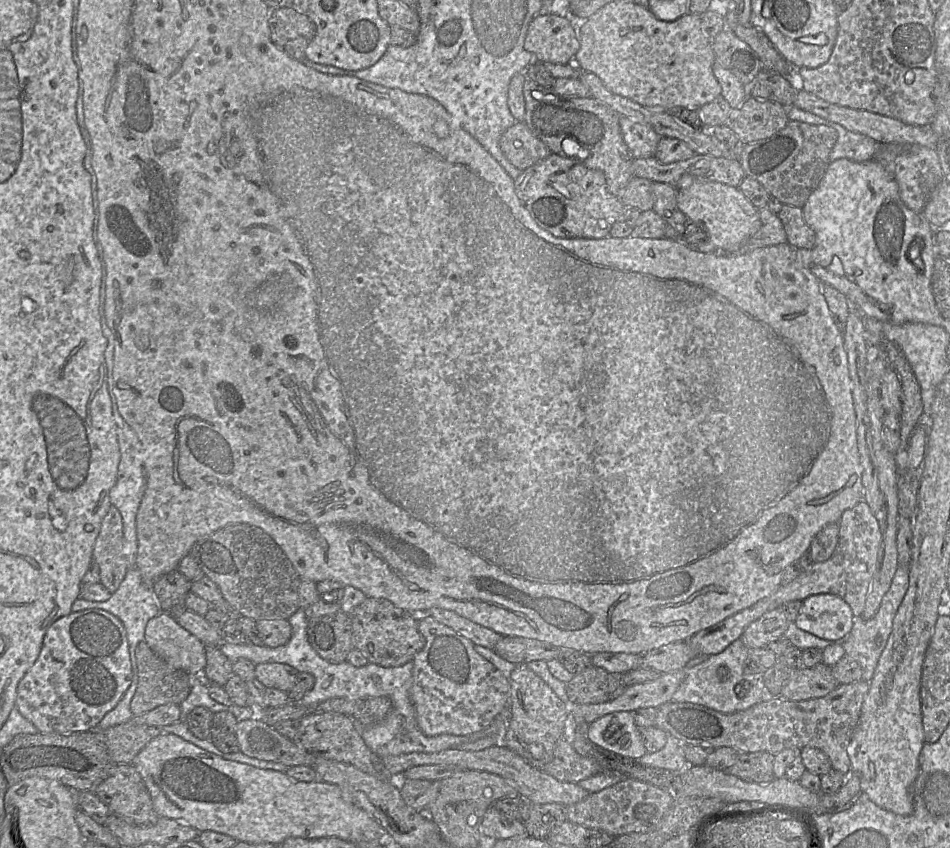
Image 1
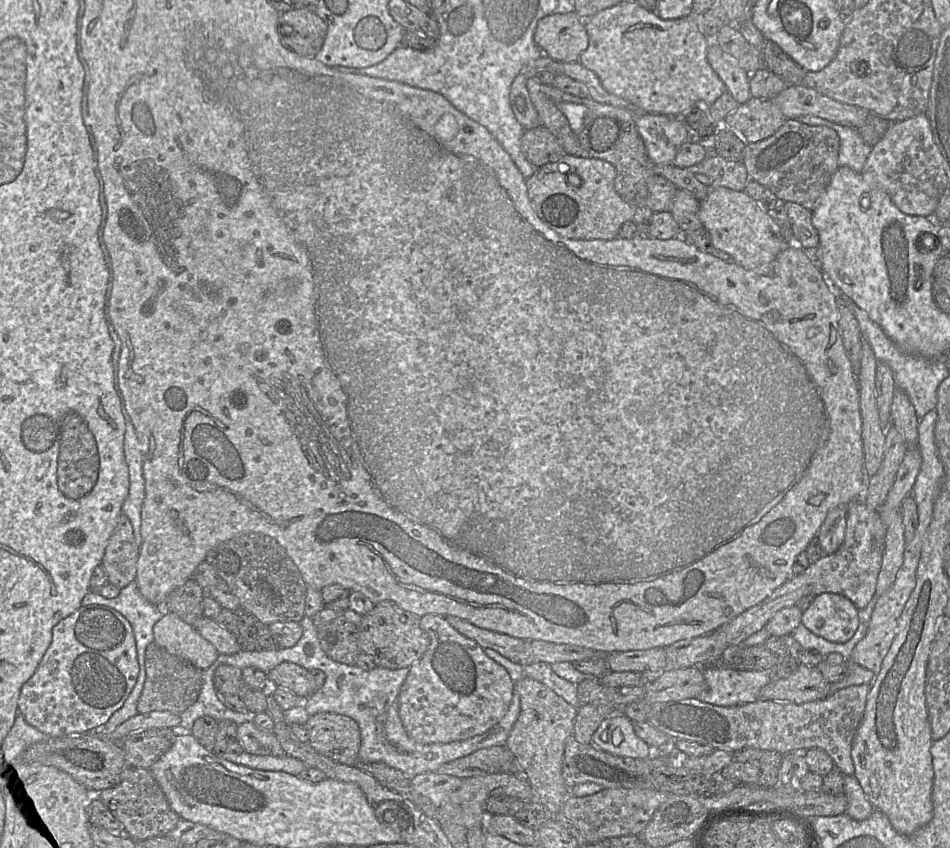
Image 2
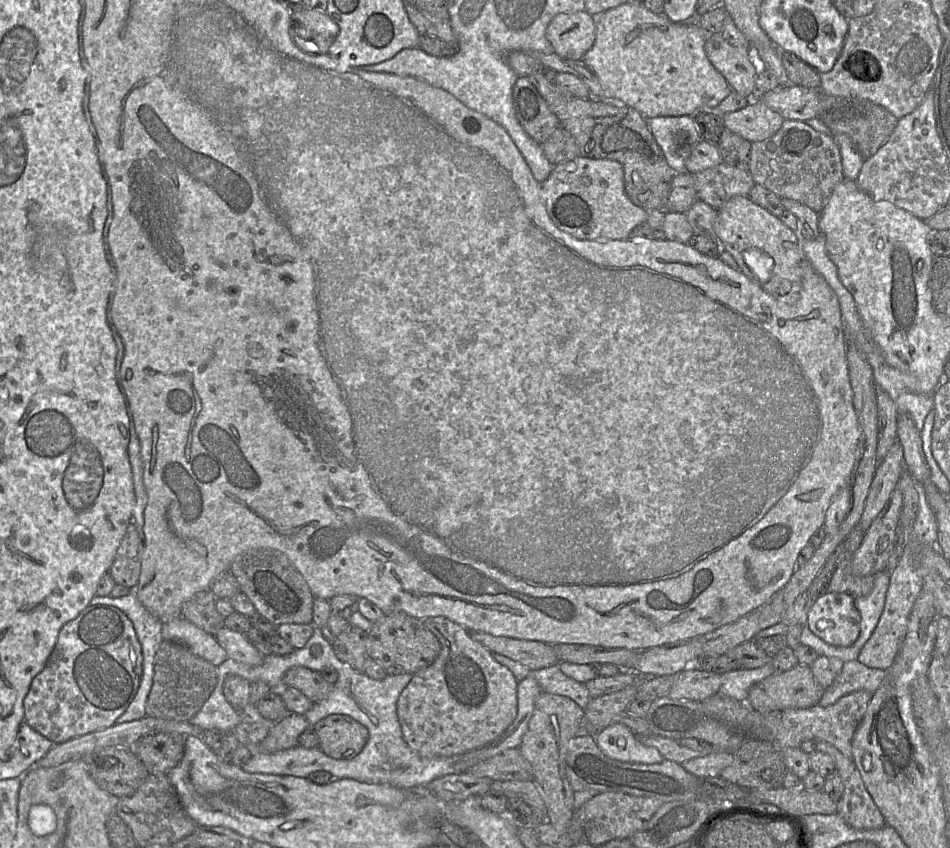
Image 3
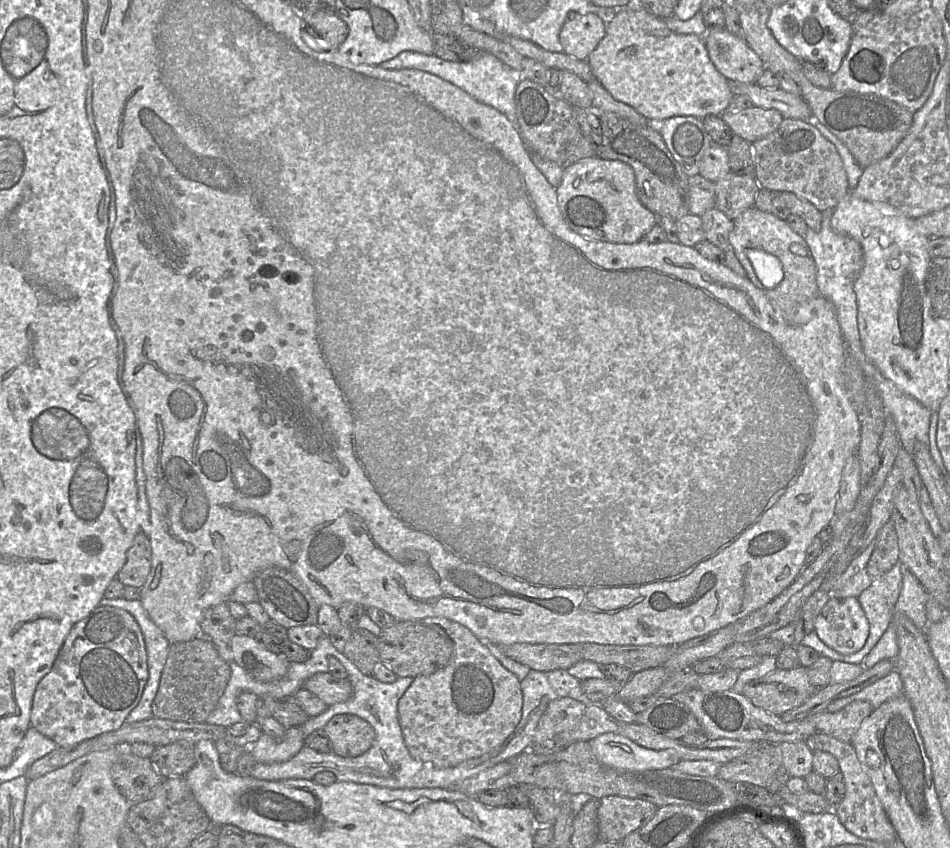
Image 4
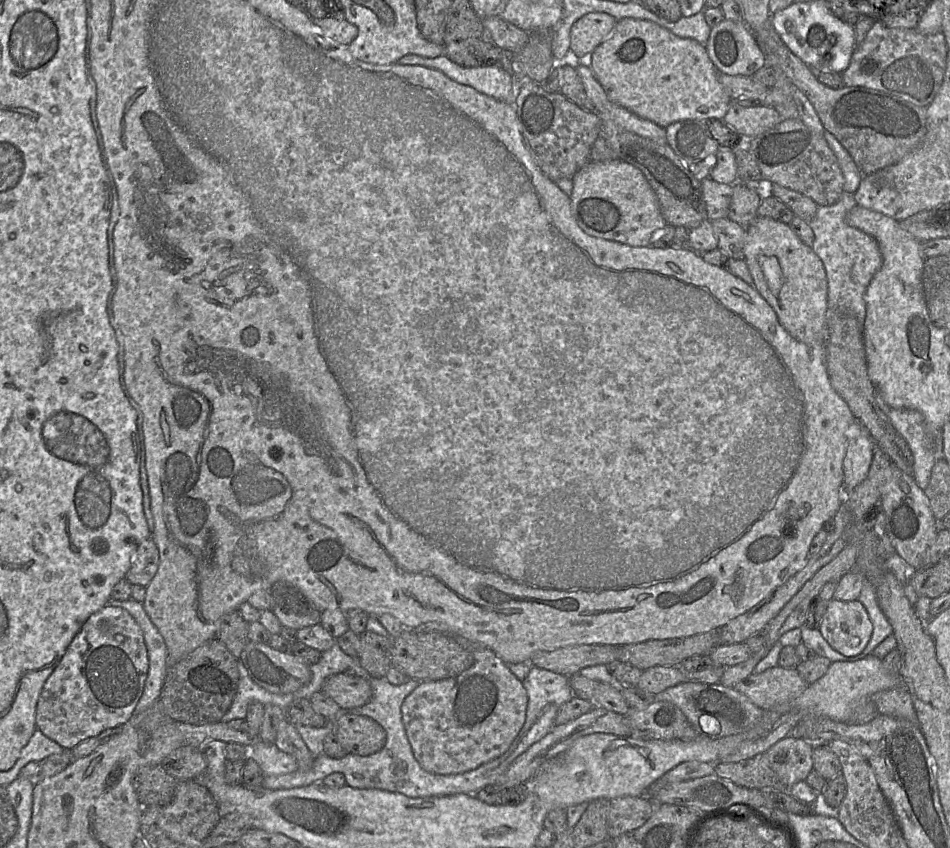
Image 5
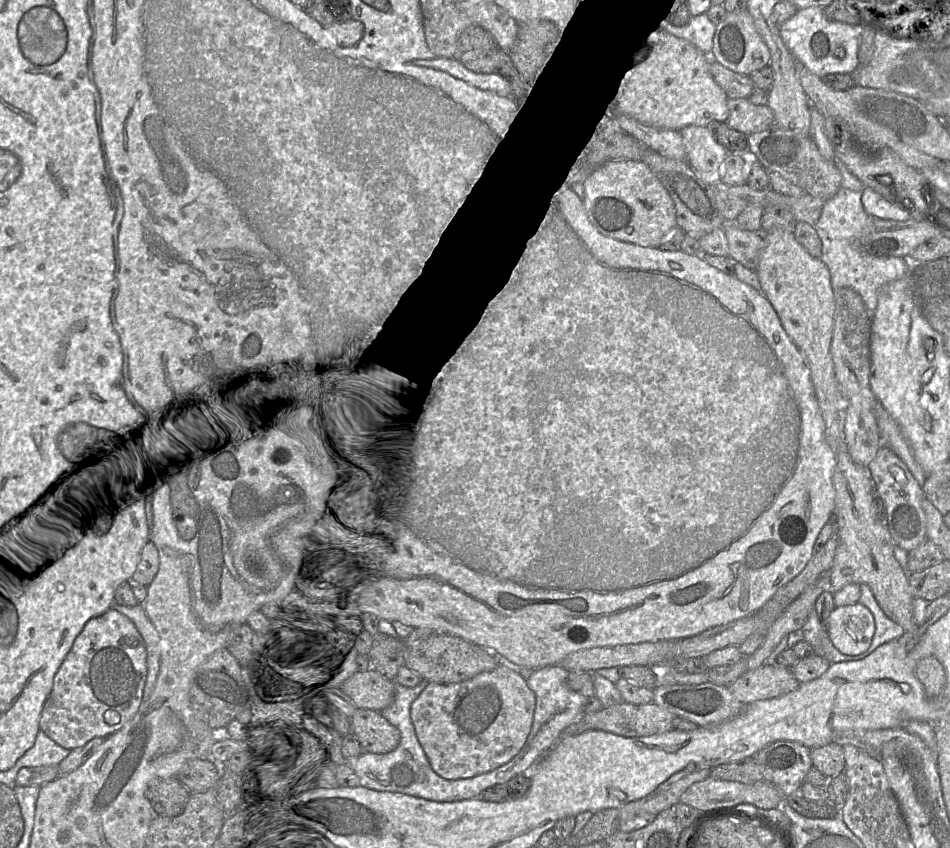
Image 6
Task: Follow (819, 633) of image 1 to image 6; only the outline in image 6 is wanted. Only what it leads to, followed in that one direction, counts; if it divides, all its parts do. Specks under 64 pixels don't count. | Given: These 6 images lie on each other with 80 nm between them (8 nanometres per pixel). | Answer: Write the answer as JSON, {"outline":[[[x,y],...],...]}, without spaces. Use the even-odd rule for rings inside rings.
{"outline":[[[860,602],[836,606],[826,623],[833,645],[850,656],[862,654],[870,647],[875,628],[874,615]]]}

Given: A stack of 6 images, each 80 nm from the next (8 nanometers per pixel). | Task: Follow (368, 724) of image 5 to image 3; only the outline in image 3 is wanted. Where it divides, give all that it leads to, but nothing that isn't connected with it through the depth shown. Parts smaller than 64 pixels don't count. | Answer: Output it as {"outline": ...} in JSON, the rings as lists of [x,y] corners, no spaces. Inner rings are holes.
{"outline":[[[329,715],[318,721],[312,729],[318,736],[318,748],[337,760],[355,758],[369,739],[368,729],[347,715]]]}

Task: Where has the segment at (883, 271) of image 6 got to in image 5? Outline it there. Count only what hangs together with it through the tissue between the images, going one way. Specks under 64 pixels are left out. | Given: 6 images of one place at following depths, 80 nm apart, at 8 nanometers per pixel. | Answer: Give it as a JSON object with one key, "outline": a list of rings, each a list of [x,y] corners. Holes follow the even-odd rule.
{"outline":[[[826,129],[822,134],[834,152],[844,176],[844,192],[840,199],[831,206],[818,206],[815,218],[809,223],[815,239],[813,251],[823,262],[828,283],[828,308],[830,311],[849,311],[863,325],[866,316],[865,291],[874,275],[881,268],[882,256],[876,240],[847,224],[846,216],[857,203],[854,193],[862,180],[862,173],[857,168],[848,151]]]}

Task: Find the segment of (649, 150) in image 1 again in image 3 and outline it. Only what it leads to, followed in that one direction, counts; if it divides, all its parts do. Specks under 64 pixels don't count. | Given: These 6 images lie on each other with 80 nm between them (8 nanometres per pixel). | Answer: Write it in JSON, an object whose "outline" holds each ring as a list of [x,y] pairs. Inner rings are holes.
{"outline":[[[663,116],[647,119],[667,163],[677,173],[687,172],[686,161],[702,140],[693,116]]]}

